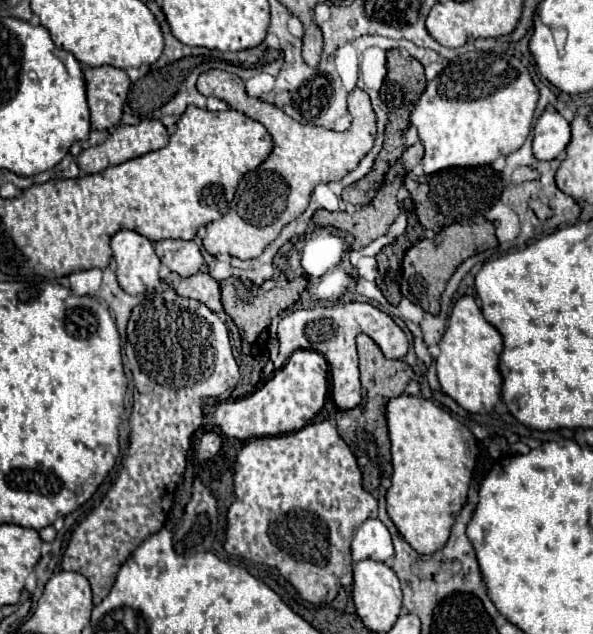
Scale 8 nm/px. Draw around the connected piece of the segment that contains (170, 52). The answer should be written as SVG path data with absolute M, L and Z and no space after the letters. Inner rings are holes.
M157 1L146 2L150 11L154 14L160 24L162 24L162 32L164 32L164 40L166 40L166 48L162 58L158 60L158 68L150 70L148 74L144 74L142 78L138 78L132 84L132 90L128 94L128 102L132 106L134 116L138 116L140 120L152 120L152 118L162 118L166 114L182 114L190 104L204 108L204 96L196 90L196 80L204 70L212 70L212 68L222 68L228 72L238 74L240 78L248 80L252 76L252 66L246 64L248 54L250 52L218 52L218 50L210 50L212 56L204 58L204 56L192 56L192 46L182 44L178 38L174 38L174 34L170 32L170 26L165 19L165 15ZM188 56L188 58L184 58ZM184 58L184 60L180 60Z

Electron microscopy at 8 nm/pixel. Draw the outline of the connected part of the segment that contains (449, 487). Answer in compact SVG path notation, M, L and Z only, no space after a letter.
M402 394L398 398L392 398L388 402L388 430L390 430L390 442L392 442L392 486L386 492L386 510L390 518L394 520L398 532L406 538L406 542L418 552L418 554L434 554L440 550L450 536L450 528L466 504L468 488L472 480L472 470L478 458L478 440L474 434L454 420L448 412L444 412L440 406L426 398L408 396Z

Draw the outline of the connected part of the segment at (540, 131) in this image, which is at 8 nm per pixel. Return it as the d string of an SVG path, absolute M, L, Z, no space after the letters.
M546 110L534 126L534 156L538 160L554 160L570 142L570 124L556 110Z

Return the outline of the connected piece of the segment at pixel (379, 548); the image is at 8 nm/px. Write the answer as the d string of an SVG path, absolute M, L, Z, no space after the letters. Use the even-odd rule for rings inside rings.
M368 518L366 522L362 522L352 540L354 562L366 560L366 558L388 562L392 554L394 554L394 546L392 546L388 528L378 518Z

